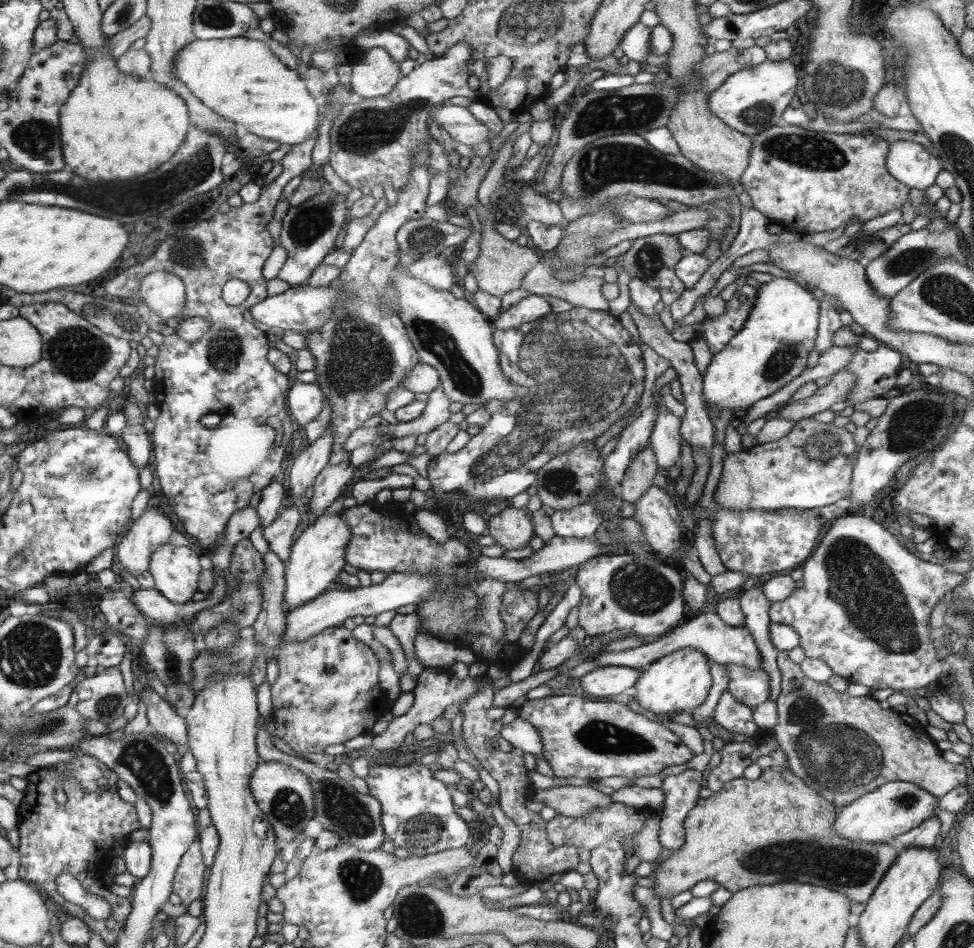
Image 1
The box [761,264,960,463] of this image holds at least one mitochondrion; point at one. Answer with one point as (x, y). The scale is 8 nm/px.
(916, 423)

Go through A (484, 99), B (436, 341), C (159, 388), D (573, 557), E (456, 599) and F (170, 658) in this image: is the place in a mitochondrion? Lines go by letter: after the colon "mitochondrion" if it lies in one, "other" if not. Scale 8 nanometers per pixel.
A: other
B: mitochondrion
C: other
D: other
E: mitochondrion
F: mitochondrion

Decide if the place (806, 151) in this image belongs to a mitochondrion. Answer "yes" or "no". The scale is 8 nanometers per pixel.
yes

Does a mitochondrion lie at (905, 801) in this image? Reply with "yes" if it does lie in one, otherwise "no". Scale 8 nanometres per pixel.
yes

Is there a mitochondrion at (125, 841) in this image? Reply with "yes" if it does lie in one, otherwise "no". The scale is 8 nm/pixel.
no

